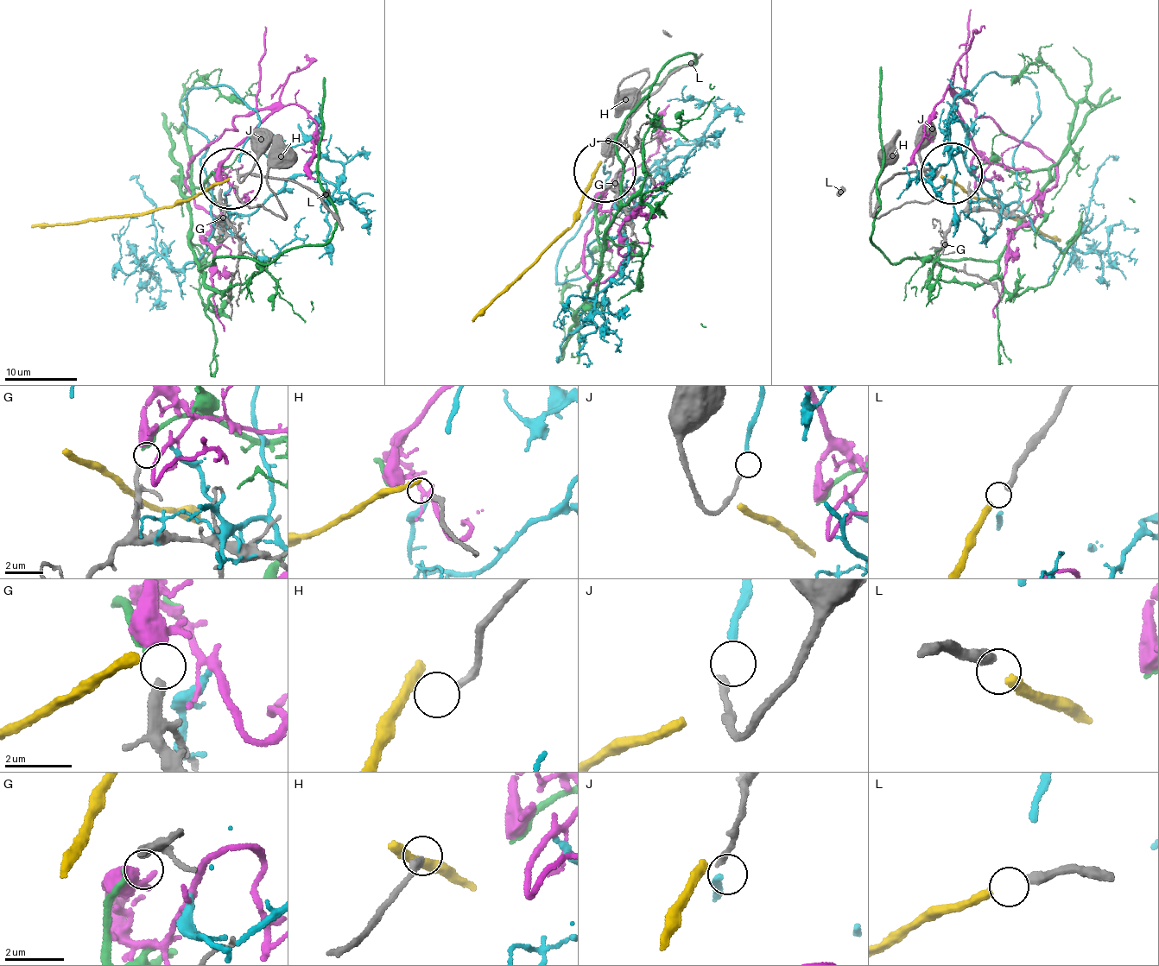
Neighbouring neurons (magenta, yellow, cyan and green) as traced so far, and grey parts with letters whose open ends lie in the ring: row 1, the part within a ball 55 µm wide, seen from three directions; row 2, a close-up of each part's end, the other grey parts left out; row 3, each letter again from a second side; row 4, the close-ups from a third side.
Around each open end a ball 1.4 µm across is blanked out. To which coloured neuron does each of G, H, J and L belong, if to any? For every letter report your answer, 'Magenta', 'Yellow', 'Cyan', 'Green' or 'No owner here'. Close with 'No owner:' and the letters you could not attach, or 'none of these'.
G: Magenta
H: No owner here
J: Cyan
L: Yellow
No owner: H

